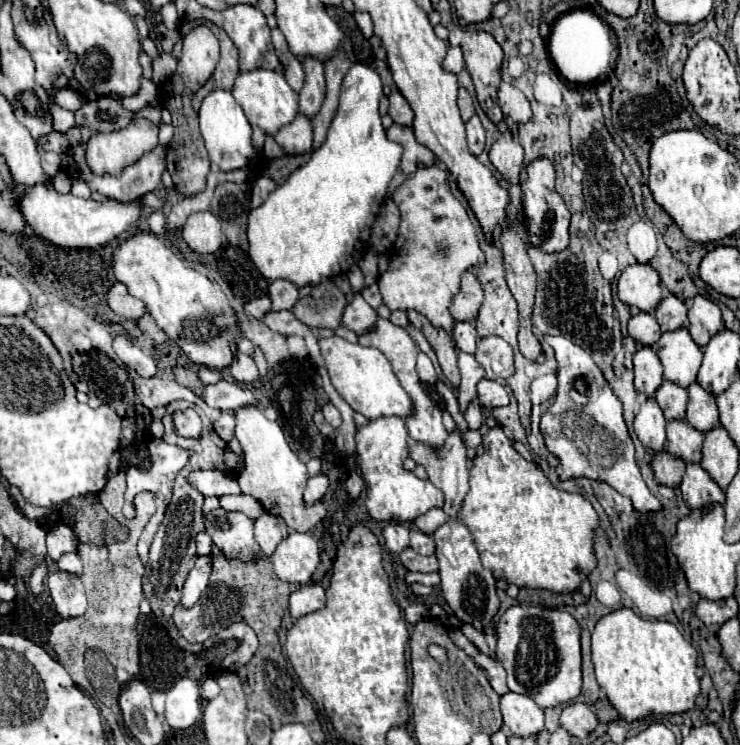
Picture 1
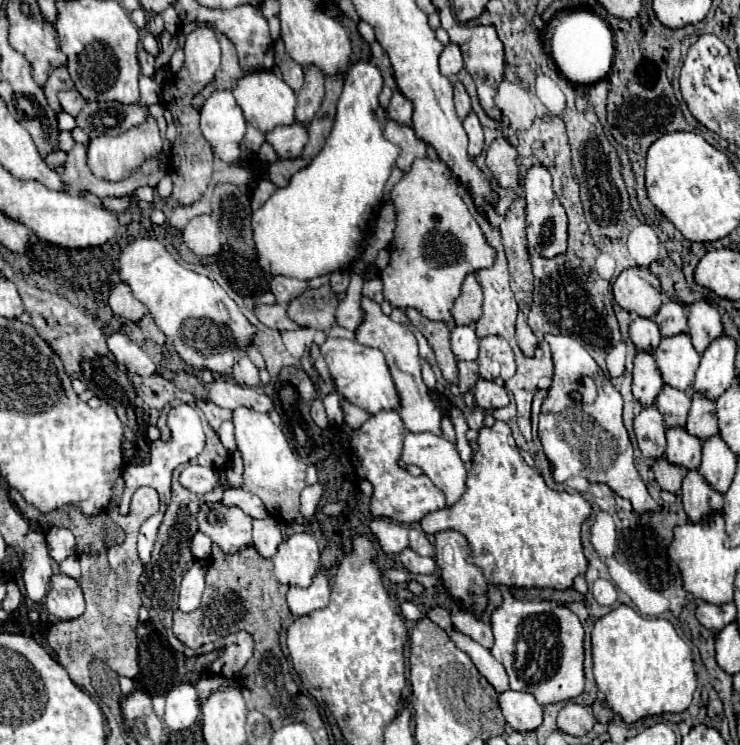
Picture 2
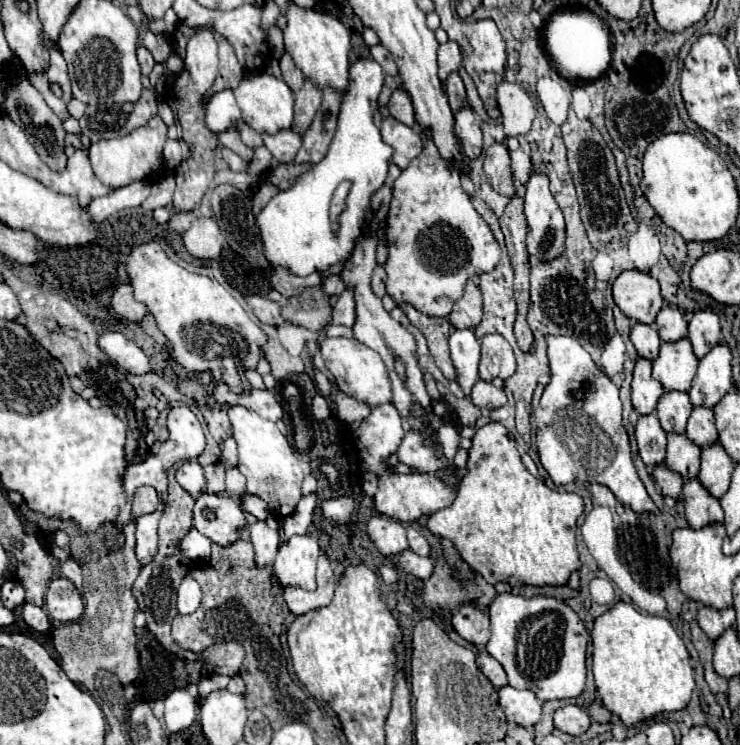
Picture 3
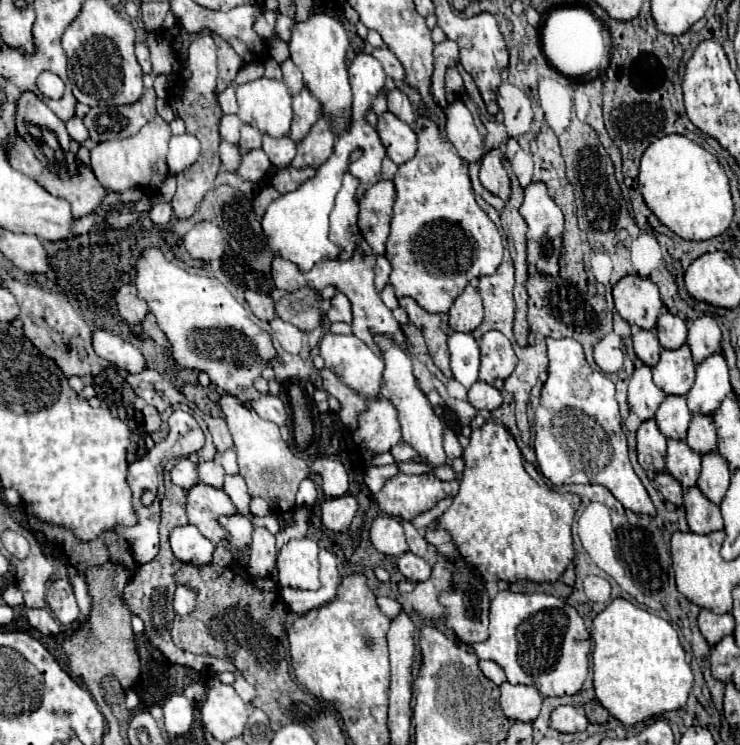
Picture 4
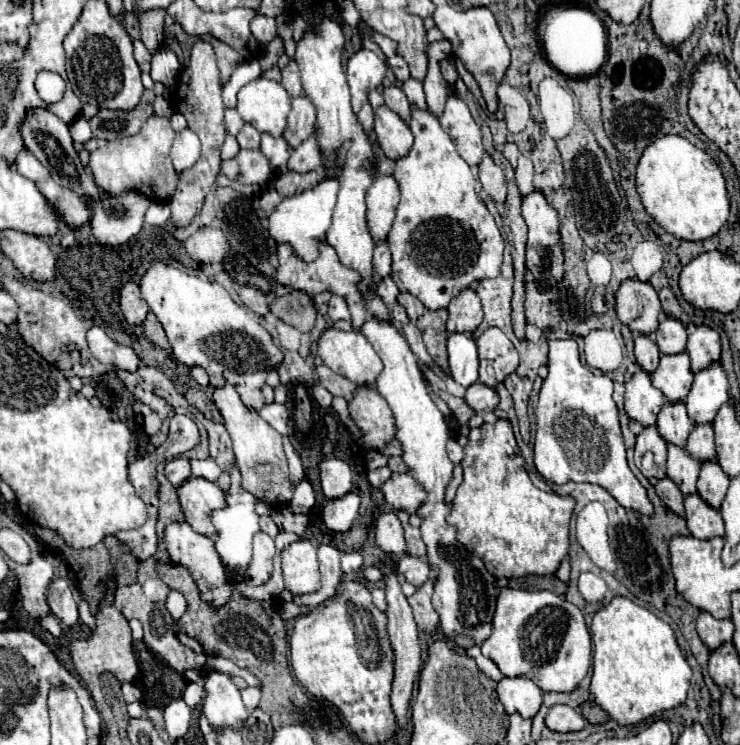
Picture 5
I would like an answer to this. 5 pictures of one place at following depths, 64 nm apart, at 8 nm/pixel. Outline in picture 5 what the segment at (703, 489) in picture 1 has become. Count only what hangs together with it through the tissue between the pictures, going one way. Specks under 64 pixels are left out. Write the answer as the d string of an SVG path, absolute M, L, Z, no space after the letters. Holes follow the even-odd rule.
M690 494L688 498L684 498L684 506L688 530L694 538L708 540L714 536L724 536L724 520L720 518L720 512L708 506L698 494Z

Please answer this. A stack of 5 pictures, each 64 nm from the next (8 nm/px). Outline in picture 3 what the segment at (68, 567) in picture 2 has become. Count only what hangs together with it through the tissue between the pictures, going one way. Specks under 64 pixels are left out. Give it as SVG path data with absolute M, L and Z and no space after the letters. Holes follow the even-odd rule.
M70 558L68 562L62 564L62 574L76 586L76 590L82 594L82 572L80 572L80 566Z

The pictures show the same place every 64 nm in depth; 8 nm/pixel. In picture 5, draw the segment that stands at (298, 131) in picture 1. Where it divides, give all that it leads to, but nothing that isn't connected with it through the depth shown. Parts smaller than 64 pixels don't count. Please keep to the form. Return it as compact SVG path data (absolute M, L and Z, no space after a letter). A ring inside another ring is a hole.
M262 134L260 150L268 158L272 168L284 168L290 158L290 150L288 150L288 144L284 142L284 138L274 138L270 134Z

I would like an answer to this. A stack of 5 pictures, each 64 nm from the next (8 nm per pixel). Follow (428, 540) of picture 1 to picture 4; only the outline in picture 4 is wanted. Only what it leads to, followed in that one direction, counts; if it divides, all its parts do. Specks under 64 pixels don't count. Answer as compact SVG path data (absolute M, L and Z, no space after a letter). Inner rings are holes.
M402 520L402 528L404 528L404 534L406 534L406 542L410 546L410 552L416 554L416 556L424 556L426 550L428 550L428 544L426 544L422 532L416 530L408 520Z

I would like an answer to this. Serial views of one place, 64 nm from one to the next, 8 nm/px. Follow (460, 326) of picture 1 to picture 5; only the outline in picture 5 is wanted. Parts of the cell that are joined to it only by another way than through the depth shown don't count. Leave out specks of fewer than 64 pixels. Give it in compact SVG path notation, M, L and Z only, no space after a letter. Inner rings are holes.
M466 334L448 336L450 376L464 388L478 382L478 350L476 342Z

